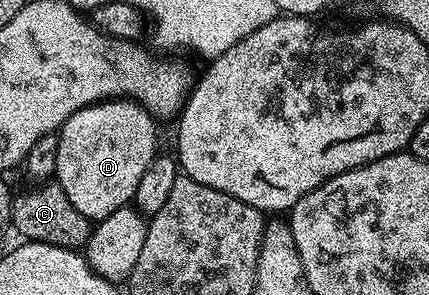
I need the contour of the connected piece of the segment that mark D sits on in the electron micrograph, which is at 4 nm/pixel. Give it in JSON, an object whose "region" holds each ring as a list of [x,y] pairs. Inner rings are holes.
{"region":[[[113,97],[107,101],[95,101],[85,109],[74,111],[70,119],[58,130],[58,163],[54,174],[55,184],[66,191],[66,199],[82,211],[89,221],[95,223],[114,215],[121,207],[129,204],[138,191],[138,183],[146,167],[158,155],[156,149],[156,125],[153,114],[138,101]]]}

